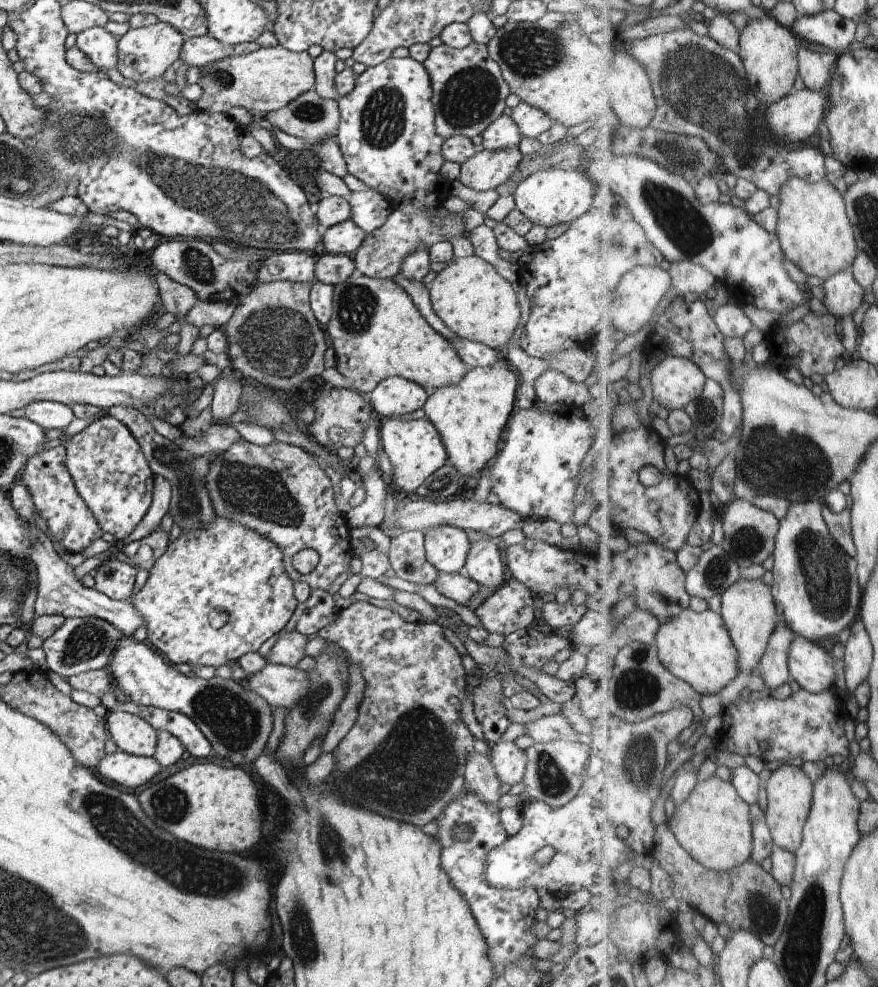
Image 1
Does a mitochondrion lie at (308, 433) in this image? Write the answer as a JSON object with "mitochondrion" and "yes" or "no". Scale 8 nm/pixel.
{"mitochondrion":"no"}

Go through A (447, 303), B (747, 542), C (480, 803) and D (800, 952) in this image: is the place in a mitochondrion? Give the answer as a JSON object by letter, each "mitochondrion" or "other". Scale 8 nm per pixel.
{"A":"other","B":"mitochondrion","C":"other","D":"mitochondrion"}

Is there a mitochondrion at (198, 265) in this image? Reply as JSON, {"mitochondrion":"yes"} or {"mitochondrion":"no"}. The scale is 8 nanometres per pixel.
{"mitochondrion":"yes"}

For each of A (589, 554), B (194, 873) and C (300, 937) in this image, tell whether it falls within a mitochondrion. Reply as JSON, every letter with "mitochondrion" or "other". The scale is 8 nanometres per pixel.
{"A":"other","B":"mitochondrion","C":"mitochondrion"}

